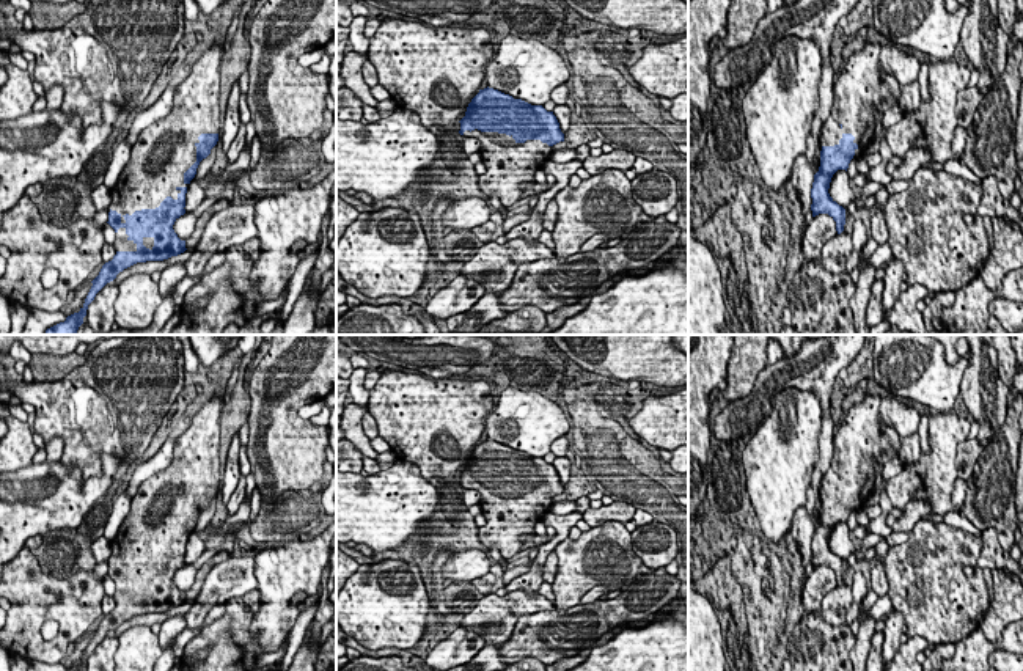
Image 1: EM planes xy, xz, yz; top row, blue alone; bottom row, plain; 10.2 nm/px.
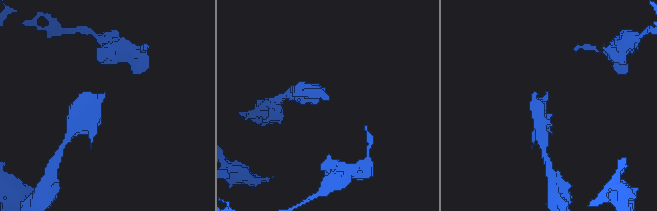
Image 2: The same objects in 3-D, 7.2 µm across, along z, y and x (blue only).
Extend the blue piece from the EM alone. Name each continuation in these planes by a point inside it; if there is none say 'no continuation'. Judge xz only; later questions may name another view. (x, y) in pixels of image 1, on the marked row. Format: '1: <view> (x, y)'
1: xz (509, 167)

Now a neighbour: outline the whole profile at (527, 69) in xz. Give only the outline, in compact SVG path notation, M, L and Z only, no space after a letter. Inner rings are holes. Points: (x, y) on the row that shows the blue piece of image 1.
M498 39L487 63L486 85L531 105L544 105L552 91L569 80L569 69L558 52L536 39Z

